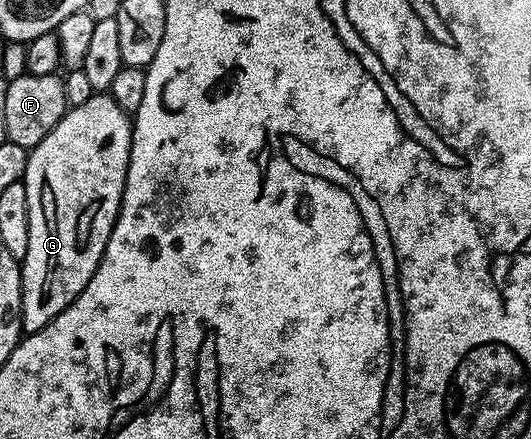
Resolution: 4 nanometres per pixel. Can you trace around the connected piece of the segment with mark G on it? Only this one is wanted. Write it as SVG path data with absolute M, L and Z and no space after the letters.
M98 92L91 101L69 107L68 116L62 119L53 134L29 151L24 179L28 196L28 248L20 259L22 329L26 334L44 328L57 314L64 312L64 308L71 306L102 263L102 253L122 206L133 135L131 115L109 93Z

